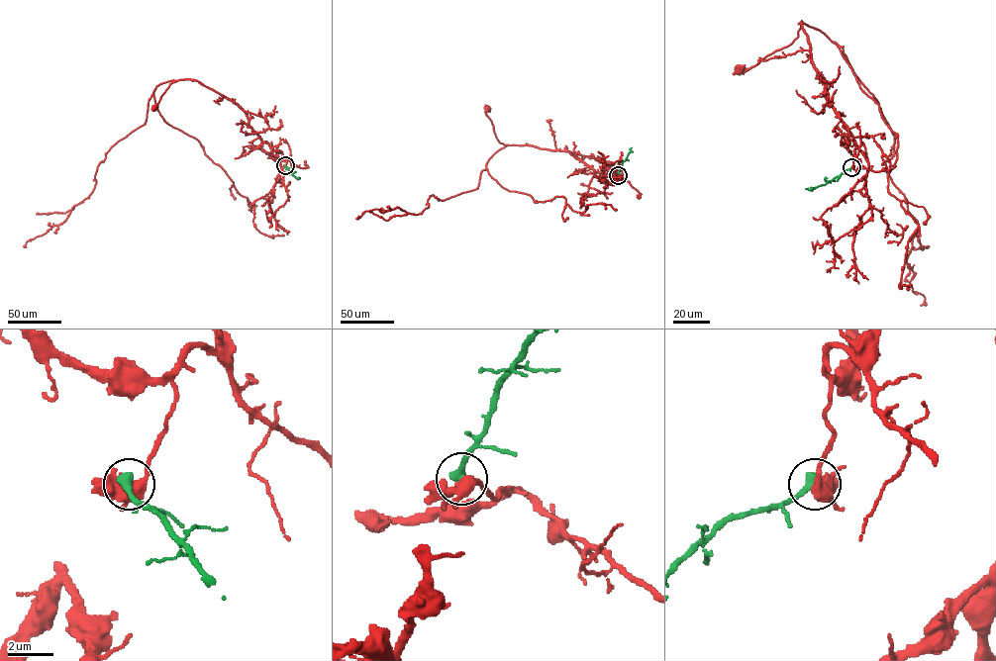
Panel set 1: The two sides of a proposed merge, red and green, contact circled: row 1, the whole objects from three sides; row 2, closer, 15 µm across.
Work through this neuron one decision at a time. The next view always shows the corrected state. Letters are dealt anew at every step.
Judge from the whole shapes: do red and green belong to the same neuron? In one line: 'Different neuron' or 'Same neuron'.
Different neuron

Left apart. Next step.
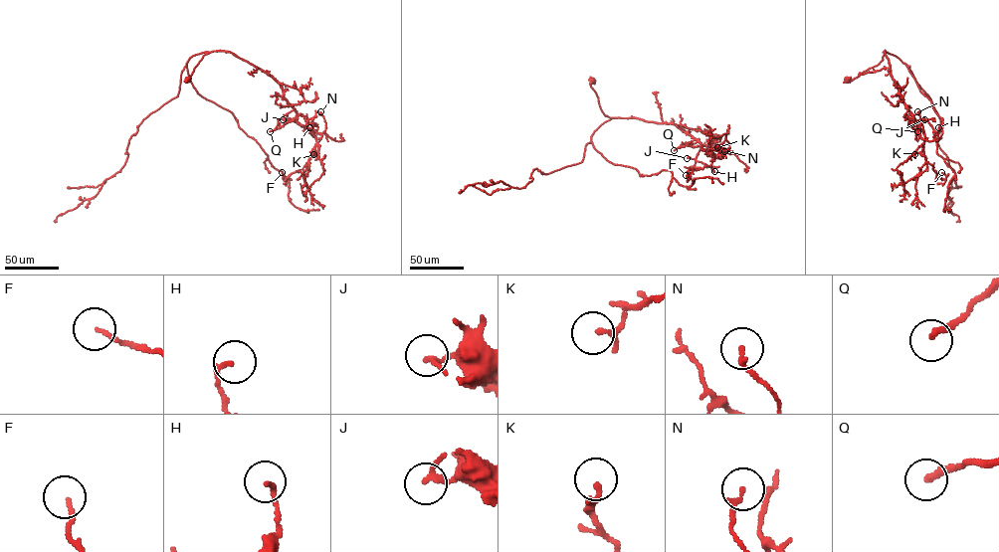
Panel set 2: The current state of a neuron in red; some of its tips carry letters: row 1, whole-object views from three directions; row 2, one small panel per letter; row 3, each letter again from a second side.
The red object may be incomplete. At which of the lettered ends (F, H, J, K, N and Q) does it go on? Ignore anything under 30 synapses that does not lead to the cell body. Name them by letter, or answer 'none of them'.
Q

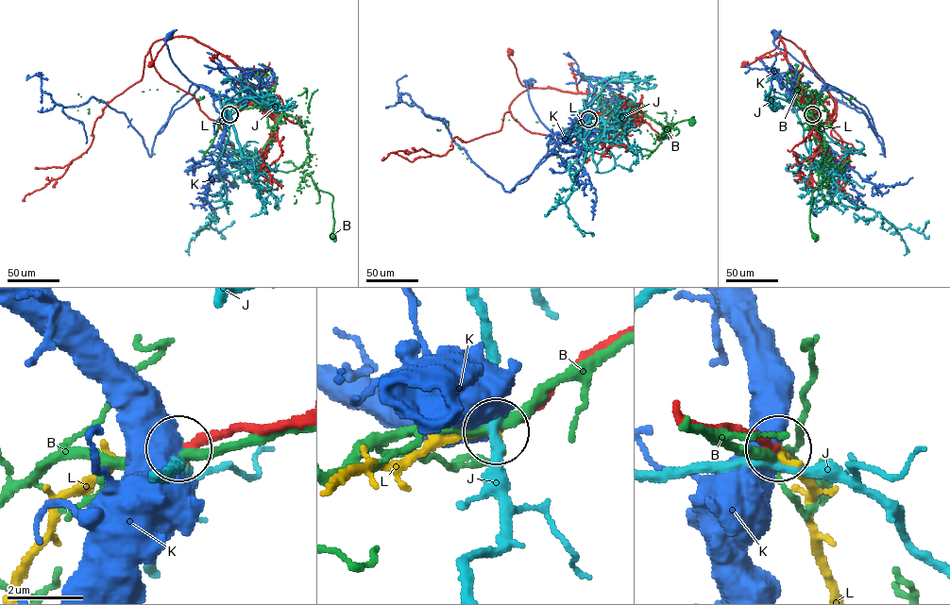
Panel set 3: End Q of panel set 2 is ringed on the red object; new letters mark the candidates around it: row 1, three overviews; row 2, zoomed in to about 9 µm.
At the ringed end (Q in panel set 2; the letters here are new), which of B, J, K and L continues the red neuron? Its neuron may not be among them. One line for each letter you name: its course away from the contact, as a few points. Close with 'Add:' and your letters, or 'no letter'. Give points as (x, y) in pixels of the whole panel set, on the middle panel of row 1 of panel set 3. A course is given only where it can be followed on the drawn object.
L: via (589, 119), (577, 128), (574, 127)
Add: L

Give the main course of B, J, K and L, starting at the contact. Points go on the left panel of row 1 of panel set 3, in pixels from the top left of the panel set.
B: (229, 114), (279, 107), (296, 119), (309, 139), (306, 171), (316, 189), (332, 196), (331, 235)
J: (229, 114), (226, 98), (229, 137), (216, 165), (227, 200), (205, 226), (219, 232), (233, 221)
K: (229, 114), (213, 93), (190, 81), (175, 65), (165, 42), (169, 35)
L: (229, 114), (219, 123), (214, 132)

